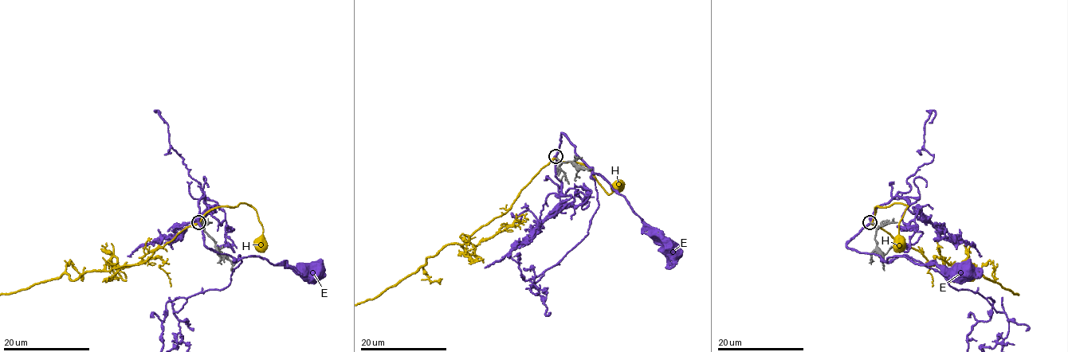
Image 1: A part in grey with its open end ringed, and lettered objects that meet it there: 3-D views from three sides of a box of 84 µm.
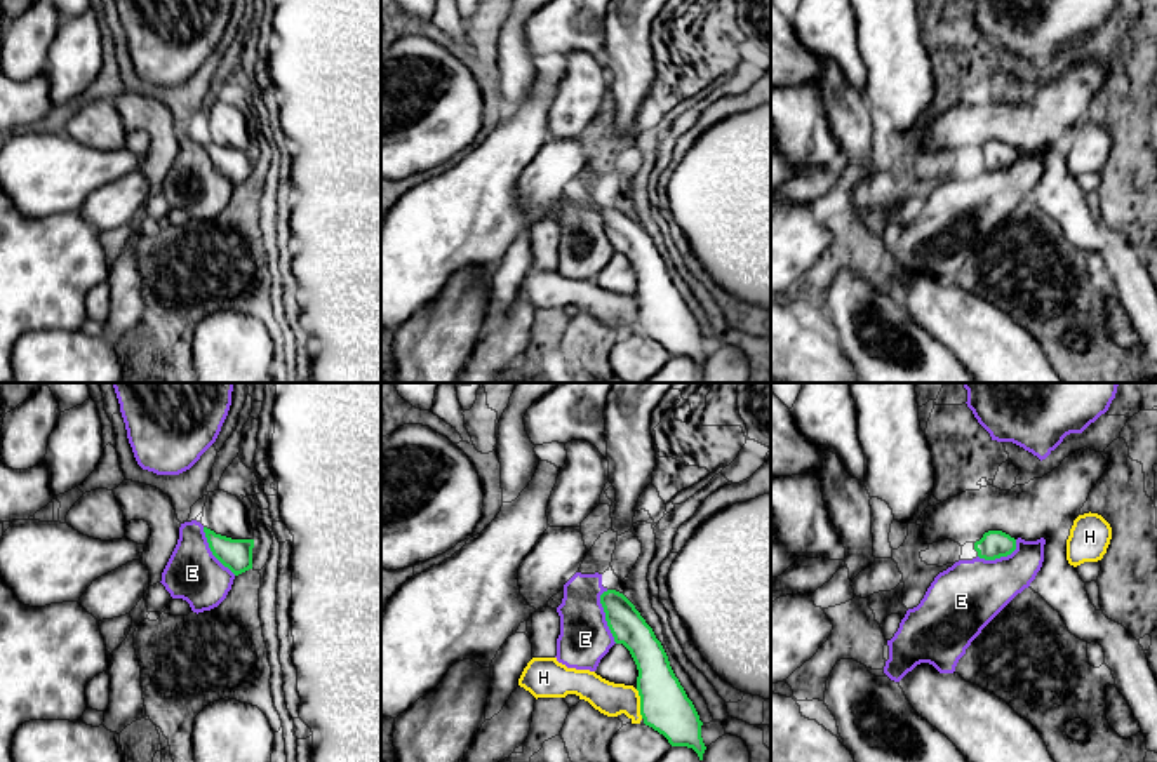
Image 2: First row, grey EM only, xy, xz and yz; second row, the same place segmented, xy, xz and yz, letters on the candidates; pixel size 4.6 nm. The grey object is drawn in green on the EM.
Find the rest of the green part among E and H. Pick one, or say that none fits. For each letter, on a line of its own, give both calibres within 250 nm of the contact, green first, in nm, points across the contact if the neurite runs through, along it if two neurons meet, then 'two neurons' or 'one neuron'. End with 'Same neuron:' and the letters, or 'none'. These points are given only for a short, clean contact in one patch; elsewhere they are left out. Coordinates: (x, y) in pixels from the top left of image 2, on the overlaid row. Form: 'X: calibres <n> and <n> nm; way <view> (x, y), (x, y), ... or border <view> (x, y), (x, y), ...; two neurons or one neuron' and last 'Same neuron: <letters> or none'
E: calibres 160 and 240 nm; border xz (604, 590), (601, 606), (606, 625), (616, 642); two neurons
H: calibres 220 and 150 nm; border xz (635, 689), (642, 717); two neurons
Same neuron: none

